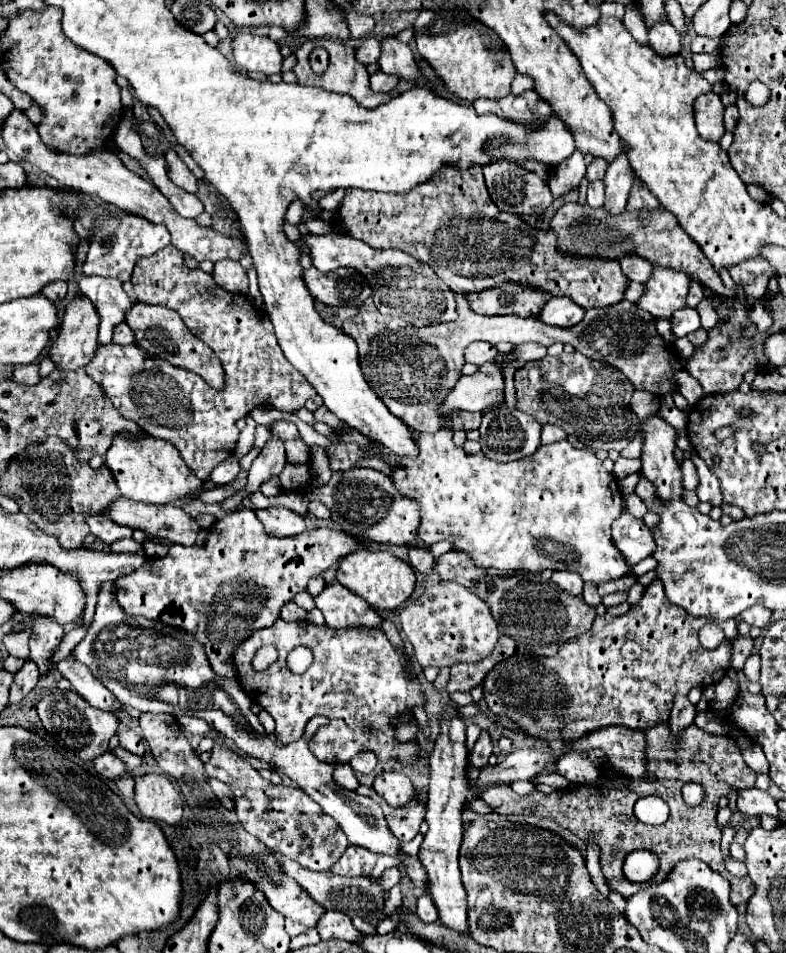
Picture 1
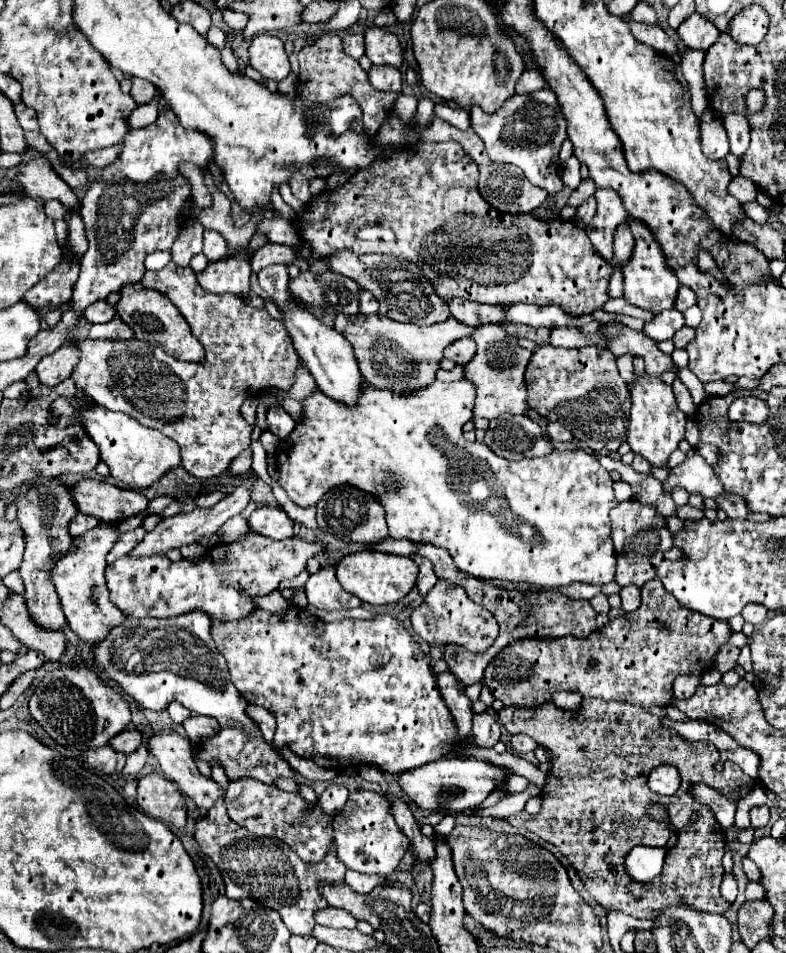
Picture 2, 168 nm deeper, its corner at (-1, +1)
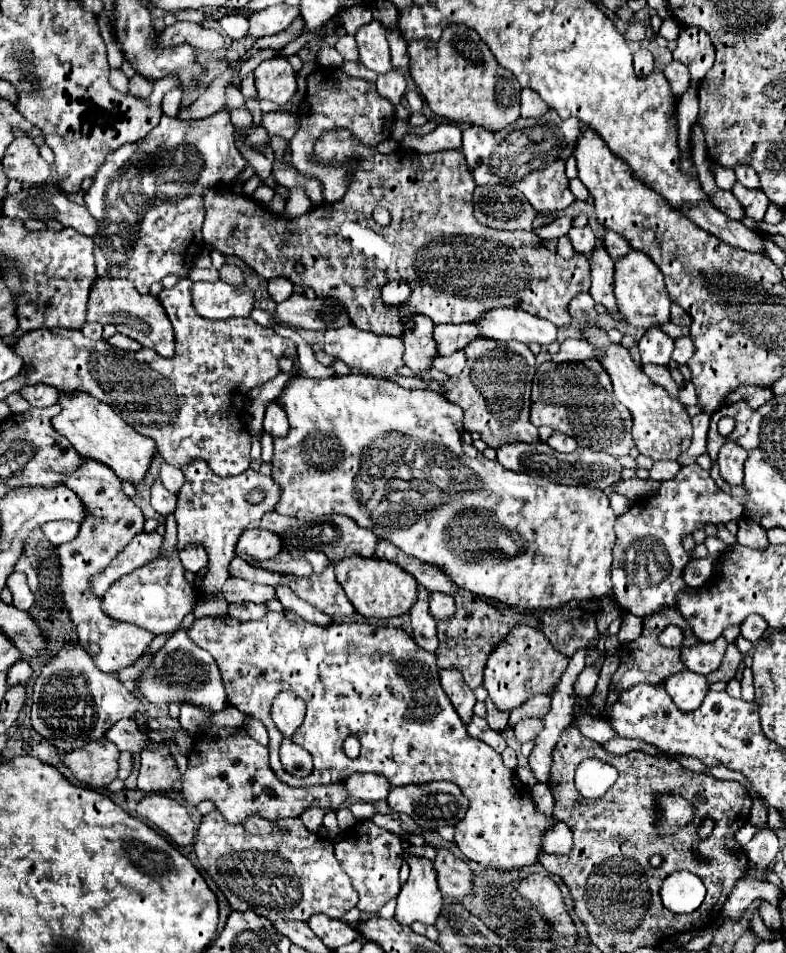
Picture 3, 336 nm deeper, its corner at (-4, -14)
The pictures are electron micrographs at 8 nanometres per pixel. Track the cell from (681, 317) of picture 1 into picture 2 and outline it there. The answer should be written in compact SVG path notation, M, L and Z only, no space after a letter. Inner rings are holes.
M676 308L660 312L654 316L654 320L646 322L644 332L652 338L652 340L670 340L680 328L684 326L684 314L678 312Z

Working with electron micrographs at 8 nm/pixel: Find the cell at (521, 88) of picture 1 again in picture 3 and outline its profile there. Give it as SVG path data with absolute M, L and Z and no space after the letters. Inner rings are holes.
M523 89L521 91L521 117L541 117L549 111L549 105L537 95L533 89Z

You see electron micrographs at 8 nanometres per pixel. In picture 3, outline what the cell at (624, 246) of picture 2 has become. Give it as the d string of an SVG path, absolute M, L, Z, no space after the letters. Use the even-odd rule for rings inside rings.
M605 231L603 245L605 245L605 251L607 251L613 259L623 257L623 255L627 255L627 253L631 251L631 249L629 249L629 243L627 243L621 235L617 235L617 233L613 233L613 231Z

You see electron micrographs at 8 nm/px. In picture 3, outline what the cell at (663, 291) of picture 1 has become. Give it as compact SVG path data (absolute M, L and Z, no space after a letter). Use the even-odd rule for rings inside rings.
M629 251L629 255L615 259L615 279L613 279L613 291L621 309L621 315L625 321L633 327L651 329L655 325L669 323L669 307L671 299L667 295L663 275L659 267L641 251Z

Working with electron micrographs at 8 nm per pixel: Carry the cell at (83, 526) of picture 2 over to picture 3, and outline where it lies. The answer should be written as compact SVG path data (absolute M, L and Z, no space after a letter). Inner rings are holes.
M53 521L53 523L45 523L41 529L53 545L67 543L79 535L79 525L73 521Z

